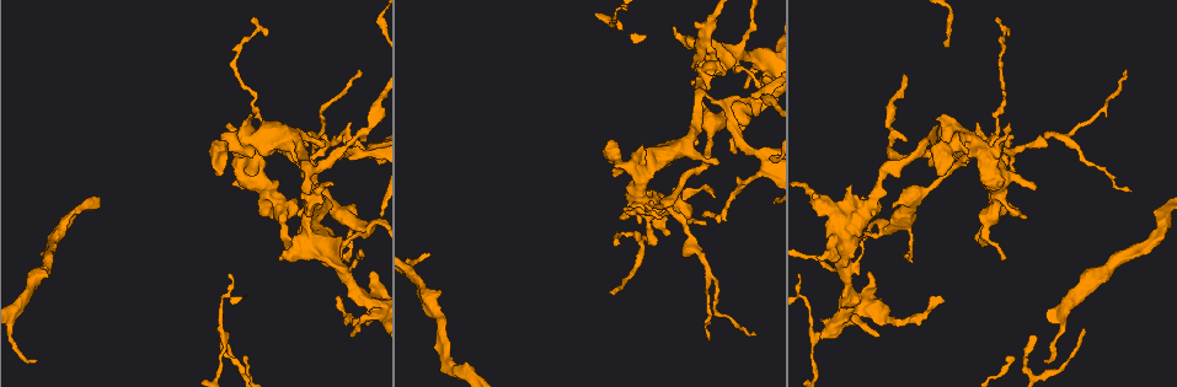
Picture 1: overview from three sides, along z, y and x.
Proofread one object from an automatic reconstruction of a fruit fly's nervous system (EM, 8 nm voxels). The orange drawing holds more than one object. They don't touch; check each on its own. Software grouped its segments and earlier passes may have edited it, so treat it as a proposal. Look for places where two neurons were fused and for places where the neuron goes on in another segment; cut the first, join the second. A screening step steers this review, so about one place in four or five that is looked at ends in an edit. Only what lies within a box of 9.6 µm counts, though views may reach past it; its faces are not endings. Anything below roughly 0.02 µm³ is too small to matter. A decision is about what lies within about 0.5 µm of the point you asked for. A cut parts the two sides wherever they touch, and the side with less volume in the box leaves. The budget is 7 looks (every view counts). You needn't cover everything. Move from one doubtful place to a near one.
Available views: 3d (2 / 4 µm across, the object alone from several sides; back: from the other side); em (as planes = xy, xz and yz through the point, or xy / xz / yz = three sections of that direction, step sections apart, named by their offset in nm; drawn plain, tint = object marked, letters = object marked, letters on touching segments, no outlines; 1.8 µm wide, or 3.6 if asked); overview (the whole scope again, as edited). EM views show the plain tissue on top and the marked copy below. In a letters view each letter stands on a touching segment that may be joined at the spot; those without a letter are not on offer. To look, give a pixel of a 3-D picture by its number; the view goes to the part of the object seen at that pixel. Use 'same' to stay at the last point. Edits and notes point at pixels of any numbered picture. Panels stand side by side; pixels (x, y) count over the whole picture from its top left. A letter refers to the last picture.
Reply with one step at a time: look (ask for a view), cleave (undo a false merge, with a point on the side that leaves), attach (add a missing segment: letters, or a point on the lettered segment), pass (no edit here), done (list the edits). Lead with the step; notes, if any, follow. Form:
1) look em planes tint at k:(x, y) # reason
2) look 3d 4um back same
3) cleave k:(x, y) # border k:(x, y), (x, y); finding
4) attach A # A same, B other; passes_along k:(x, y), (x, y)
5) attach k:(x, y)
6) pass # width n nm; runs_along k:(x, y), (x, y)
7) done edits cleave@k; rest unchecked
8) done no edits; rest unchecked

look em planes letters at 1:(708, 337) # tapers out

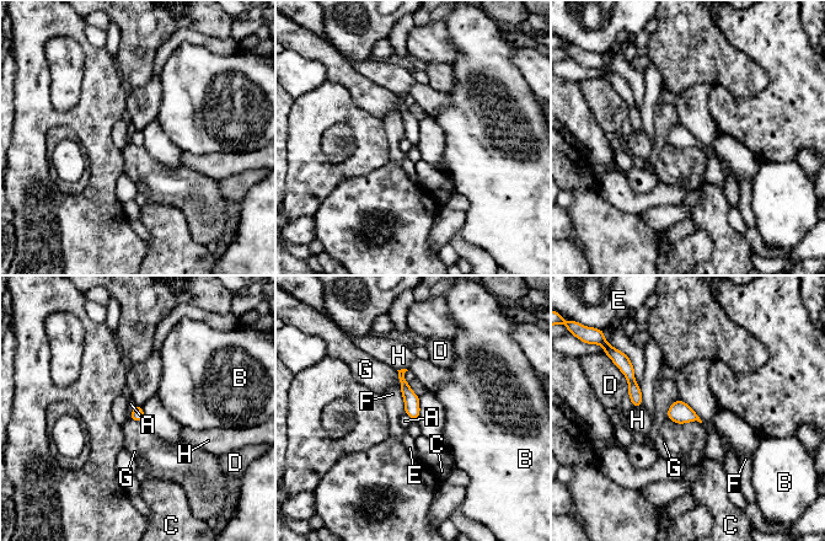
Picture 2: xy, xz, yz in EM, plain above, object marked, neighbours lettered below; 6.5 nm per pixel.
pass # A other, B other, C other, D other, E other, F other, G other, H other; runs_along 2:(401, 373), (414, 417); none of them fits

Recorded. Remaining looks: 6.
look em yz step 4 letters at 1:(249, 117) # free end

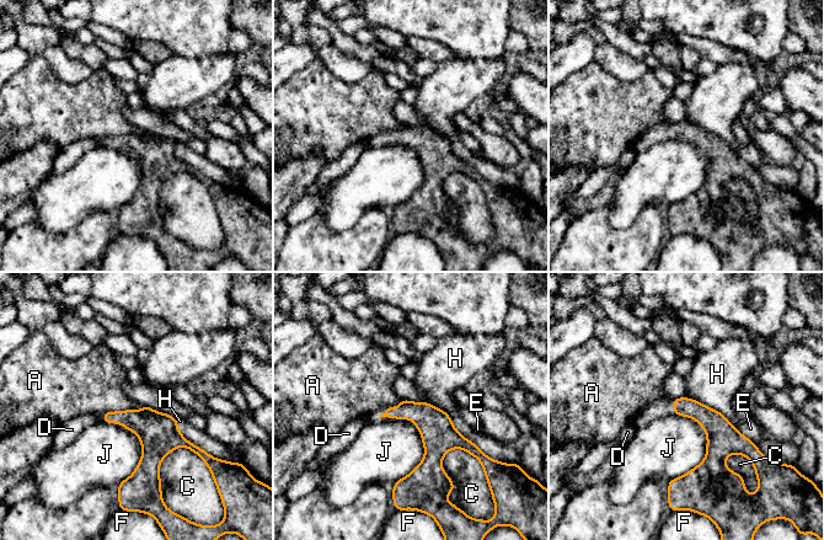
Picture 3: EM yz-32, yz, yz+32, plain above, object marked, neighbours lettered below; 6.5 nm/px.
pass # longest_contact J 460 nm; A other, C other, D other, E other, F other, H other, J other; runs_along 3:(685, 400), (715, 429), (715, 458), (681, 484); none of them fits

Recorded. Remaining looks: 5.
look em 3.6um planes letters at 1:(733, 55) # thin arm on a thick one

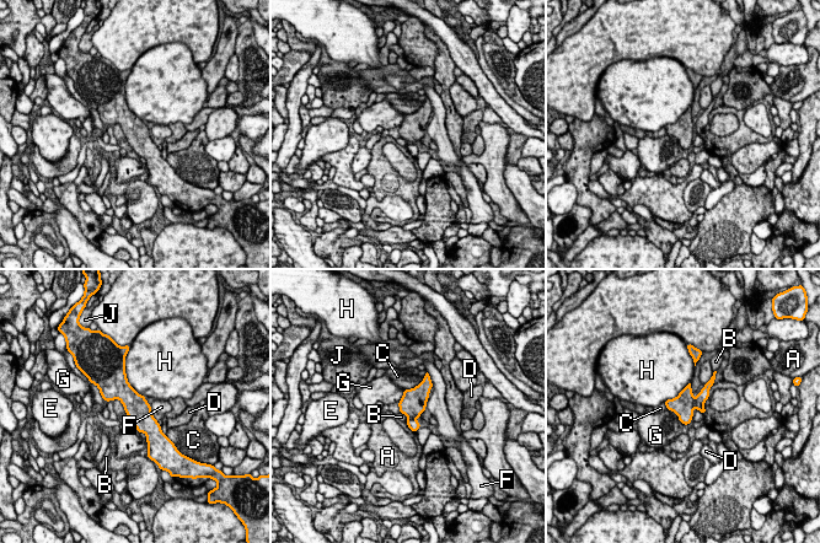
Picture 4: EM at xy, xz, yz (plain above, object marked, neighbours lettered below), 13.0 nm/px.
cleave 4:(702, 396) # width 320 nm; A other, B other, C other, D other, E other, F other, G other, H other, J other; two neurons meet here

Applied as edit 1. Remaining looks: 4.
done edits cleave@4; rest unchecked

